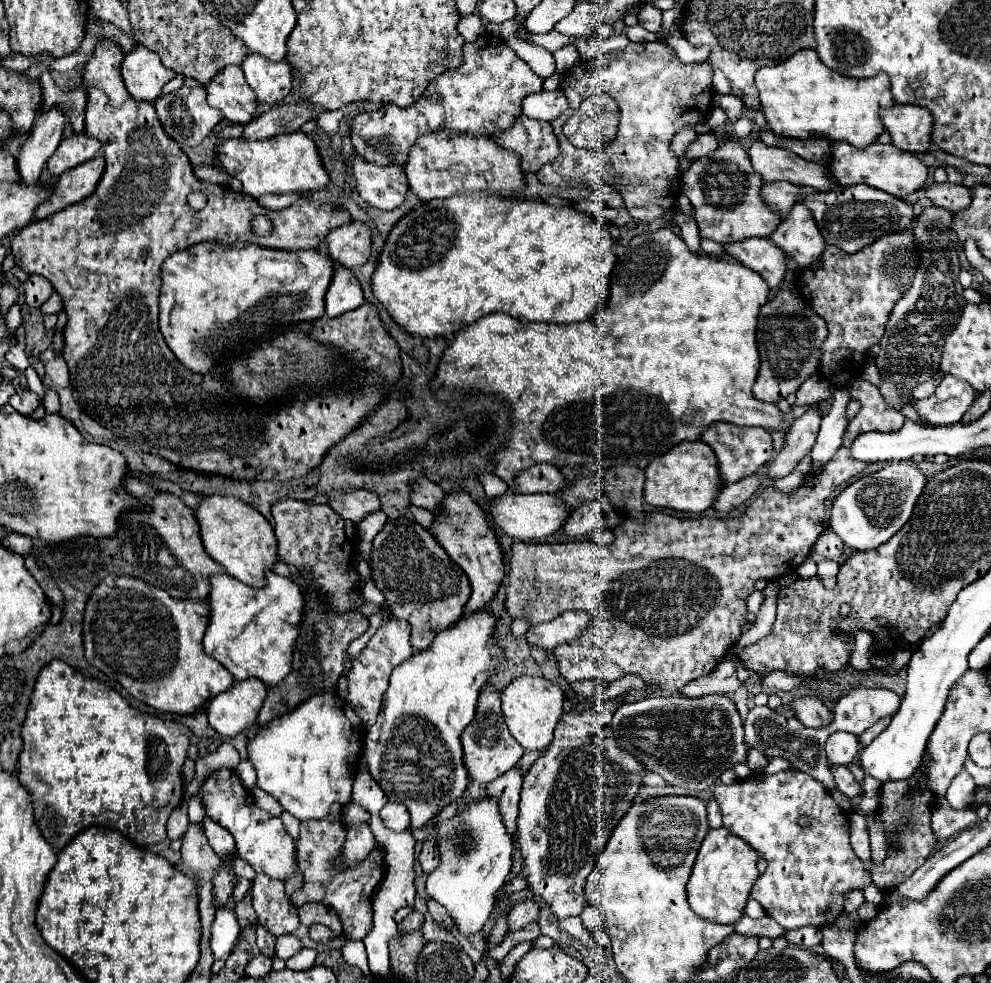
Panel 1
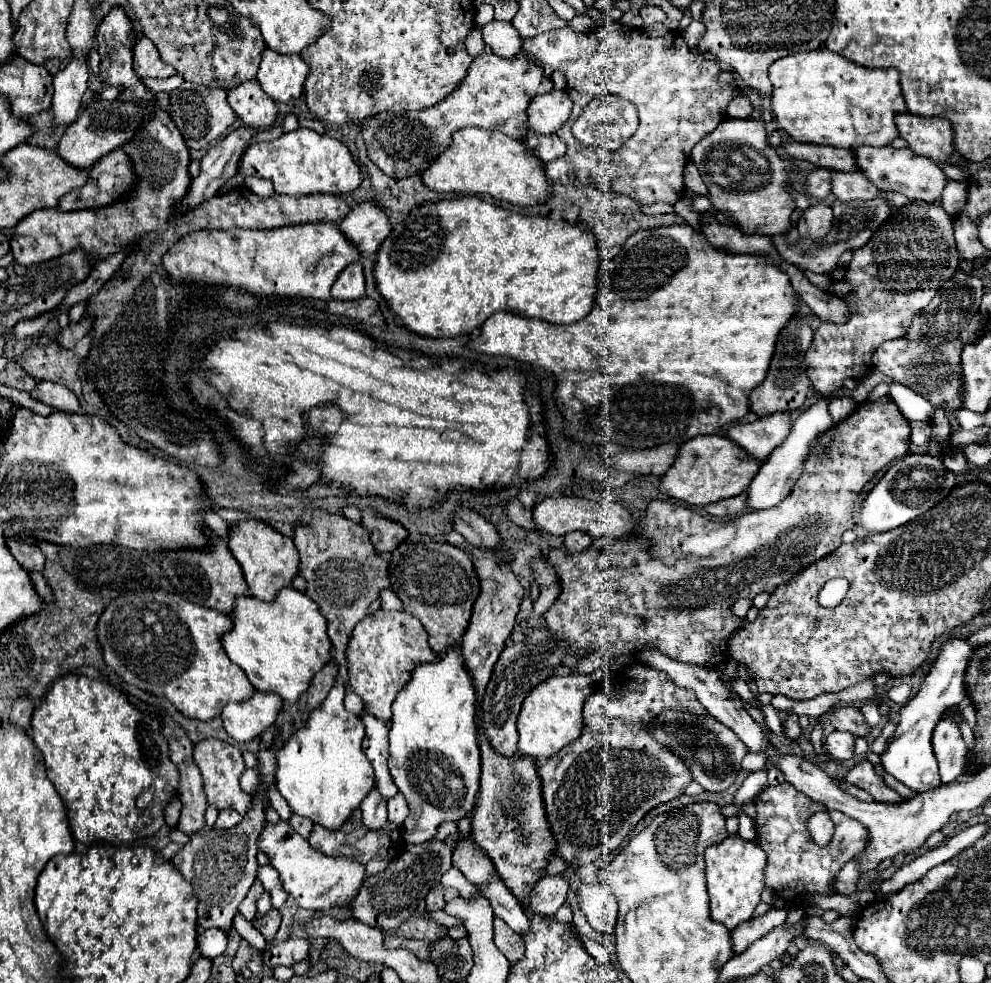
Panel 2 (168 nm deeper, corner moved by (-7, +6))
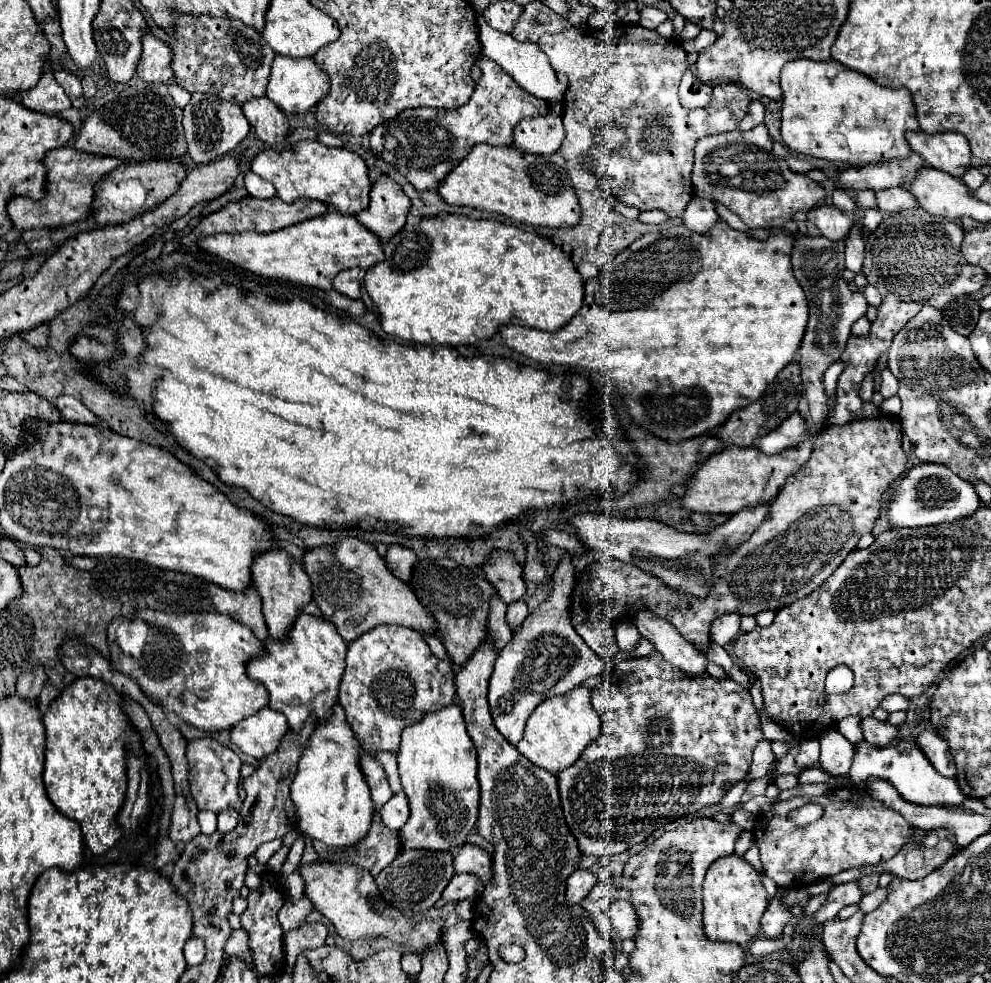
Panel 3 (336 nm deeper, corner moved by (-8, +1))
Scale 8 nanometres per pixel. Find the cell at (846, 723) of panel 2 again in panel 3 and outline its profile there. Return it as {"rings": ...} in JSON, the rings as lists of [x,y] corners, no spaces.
{"rings":[[[875,717],[861,719],[861,731],[863,731],[863,739],[871,745],[877,745],[877,747],[885,747],[895,737],[899,737],[897,727],[889,725],[887,721],[877,721]]]}

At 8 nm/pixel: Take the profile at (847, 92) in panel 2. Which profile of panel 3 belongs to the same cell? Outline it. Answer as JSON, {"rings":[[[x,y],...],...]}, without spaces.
{"rings":[[[795,59],[781,69],[781,89],[781,137],[791,151],[833,161],[839,169],[863,167],[887,159],[907,157],[911,153],[909,143],[905,141],[905,131],[919,131],[919,125],[915,119],[915,105],[911,93],[903,87],[881,87],[871,77],[847,69],[835,59],[821,63],[809,59]]]}

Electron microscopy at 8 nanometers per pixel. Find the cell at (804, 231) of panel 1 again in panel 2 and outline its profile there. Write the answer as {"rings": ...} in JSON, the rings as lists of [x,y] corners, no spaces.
{"rings":[[[818,202],[804,210],[802,218],[798,220],[798,232],[804,238],[824,238],[826,232],[830,232],[834,214],[832,208],[824,202]]]}

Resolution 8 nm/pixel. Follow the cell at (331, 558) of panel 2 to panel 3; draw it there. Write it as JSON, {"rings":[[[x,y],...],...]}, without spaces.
{"rings":[[[343,537],[335,545],[323,545],[305,551],[303,567],[311,577],[311,589],[317,607],[321,609],[323,617],[337,627],[339,635],[347,643],[381,623],[397,623],[435,633],[435,621],[431,615],[417,601],[413,591],[391,575],[383,557],[371,543],[363,543],[357,537]]]}

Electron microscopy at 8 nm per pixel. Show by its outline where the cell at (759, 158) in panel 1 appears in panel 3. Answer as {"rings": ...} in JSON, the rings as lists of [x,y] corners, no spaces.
{"rings":[[[891,187],[891,189],[883,189],[883,191],[875,191],[875,199],[877,199],[877,207],[883,213],[899,213],[899,211],[917,207],[915,199],[911,195],[907,195],[907,191],[903,187]]]}

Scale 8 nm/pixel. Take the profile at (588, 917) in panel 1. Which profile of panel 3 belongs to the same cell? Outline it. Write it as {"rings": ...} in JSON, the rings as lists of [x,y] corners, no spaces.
{"rings":[[[615,901],[605,911],[611,921],[611,929],[619,935],[619,939],[631,939],[635,935],[635,909],[629,901]]]}

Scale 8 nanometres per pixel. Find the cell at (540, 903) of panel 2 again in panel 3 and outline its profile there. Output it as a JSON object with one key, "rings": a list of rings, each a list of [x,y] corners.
{"rings":[[[581,869],[573,871],[571,877],[567,879],[567,891],[565,891],[567,903],[569,905],[581,903],[587,897],[587,893],[591,891],[591,887],[595,885],[595,881],[597,881],[597,877],[591,871],[581,871]]]}

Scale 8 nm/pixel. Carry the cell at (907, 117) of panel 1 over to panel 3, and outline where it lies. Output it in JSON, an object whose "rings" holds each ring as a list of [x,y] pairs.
{"rings":[[[907,131],[905,133],[911,151],[923,157],[929,167],[941,169],[953,177],[961,177],[971,165],[971,149],[963,135],[947,133],[923,133]]]}

